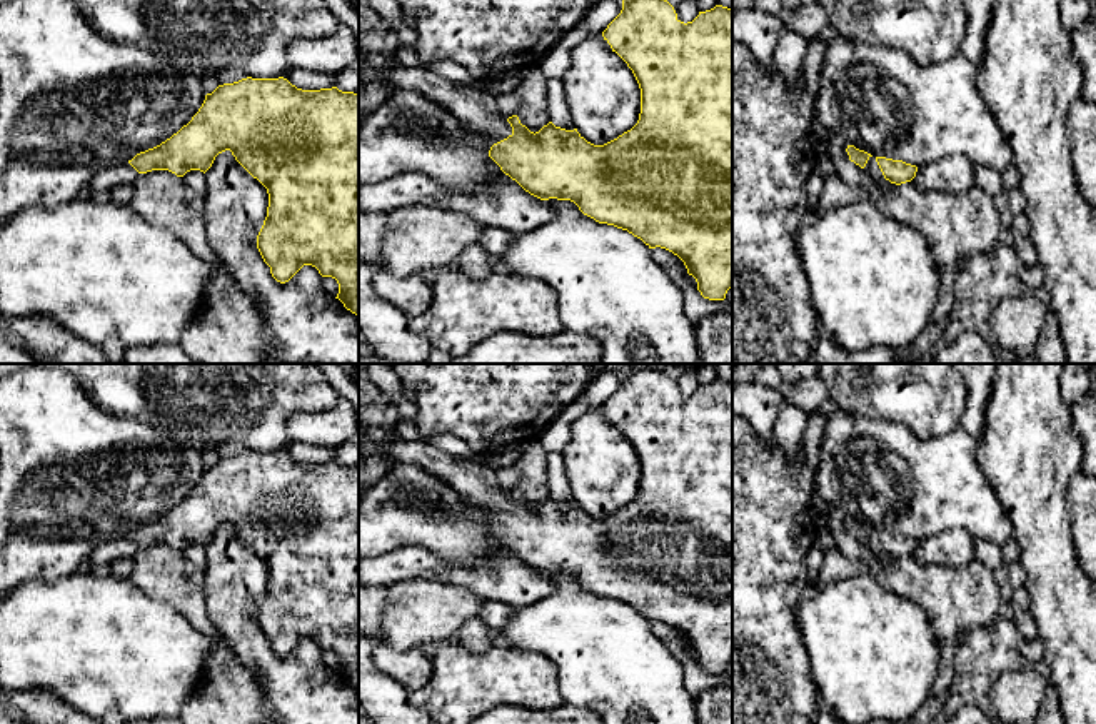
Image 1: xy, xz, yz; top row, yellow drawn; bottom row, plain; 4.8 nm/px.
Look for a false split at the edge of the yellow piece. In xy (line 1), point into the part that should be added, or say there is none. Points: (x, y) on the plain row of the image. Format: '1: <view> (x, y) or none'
1: xy (105, 554)

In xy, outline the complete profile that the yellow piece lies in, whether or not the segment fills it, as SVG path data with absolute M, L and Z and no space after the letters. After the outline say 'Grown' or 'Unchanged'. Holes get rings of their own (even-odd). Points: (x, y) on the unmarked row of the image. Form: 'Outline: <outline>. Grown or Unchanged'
Outline: M242 452L219 459L192 494L160 519L137 527L122 539L97 546L87 561L90 569L110 566L118 557L132 557L140 547L168 544L184 551L190 544L207 546L215 530L230 524L235 534L257 552L269 567L264 599L257 609L257 622L270 641L272 651L285 657L304 639L312 639L322 651L339 657L339 672L359 691L359 465L342 465L337 460L302 464L287 452Z. Grown

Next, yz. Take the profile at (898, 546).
Outline: M847 519L849 534L859 539L874 554L886 552L891 557L901 559L911 556L916 551L918 540L902 534L892 534L886 530L872 530L871 527Z. Grown

